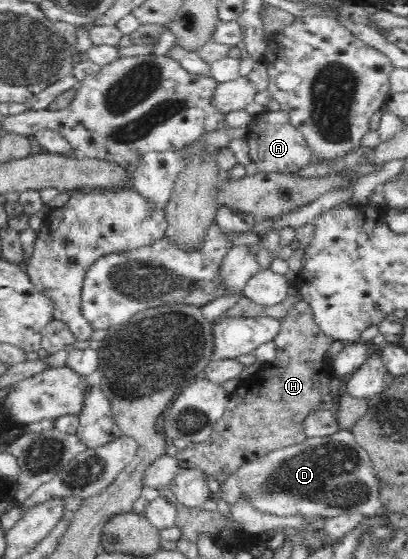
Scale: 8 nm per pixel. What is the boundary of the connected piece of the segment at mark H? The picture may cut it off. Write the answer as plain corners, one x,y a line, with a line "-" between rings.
302,297
286,311
280,322
279,333
273,338
276,345
275,357
263,363
259,371
243,380
236,391
229,393
225,413
213,425
211,436
206,442
189,443
188,447
179,450
176,458
180,469
197,468
221,483
241,465
255,461
255,458
263,457
272,450
305,441
307,435
304,433
304,420
312,412
334,410
335,395
330,392
329,386
334,368
325,357
334,339
321,331
315,323
312,307

